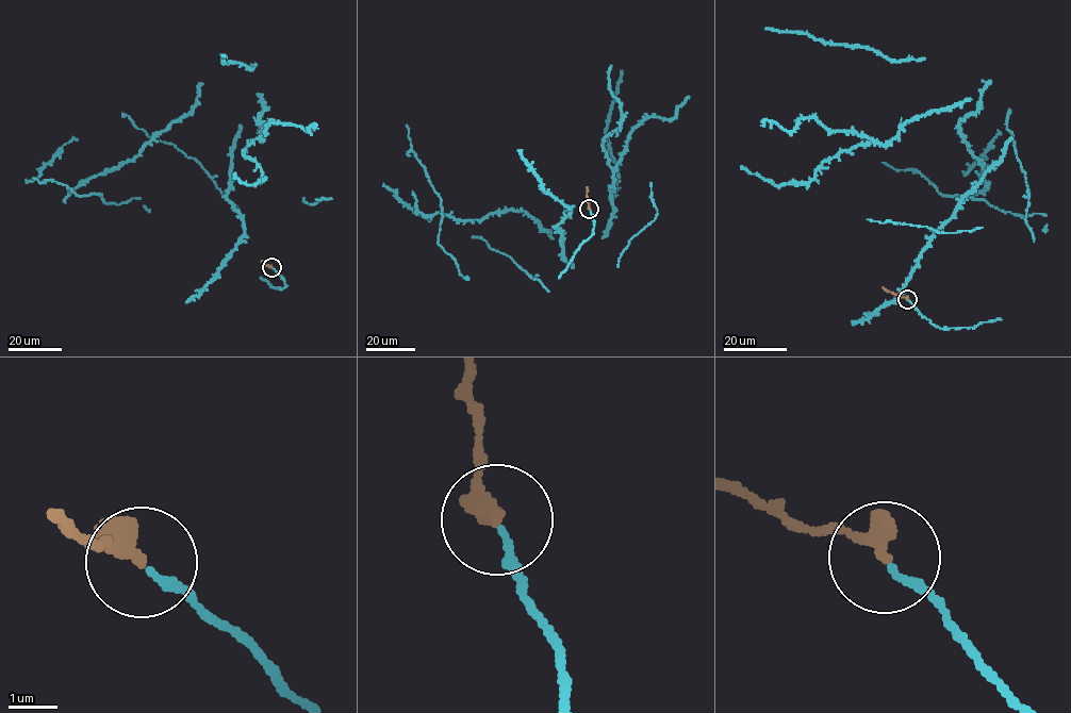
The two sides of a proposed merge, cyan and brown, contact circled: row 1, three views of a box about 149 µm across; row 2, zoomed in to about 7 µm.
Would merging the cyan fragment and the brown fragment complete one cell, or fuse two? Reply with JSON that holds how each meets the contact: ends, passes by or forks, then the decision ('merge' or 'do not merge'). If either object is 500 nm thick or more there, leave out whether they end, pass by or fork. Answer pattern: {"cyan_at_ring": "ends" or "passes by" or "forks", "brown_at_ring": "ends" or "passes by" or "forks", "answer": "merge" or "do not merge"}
{"cyan_at_ring": "ends", "brown_at_ring": "ends", "answer": "merge"}

